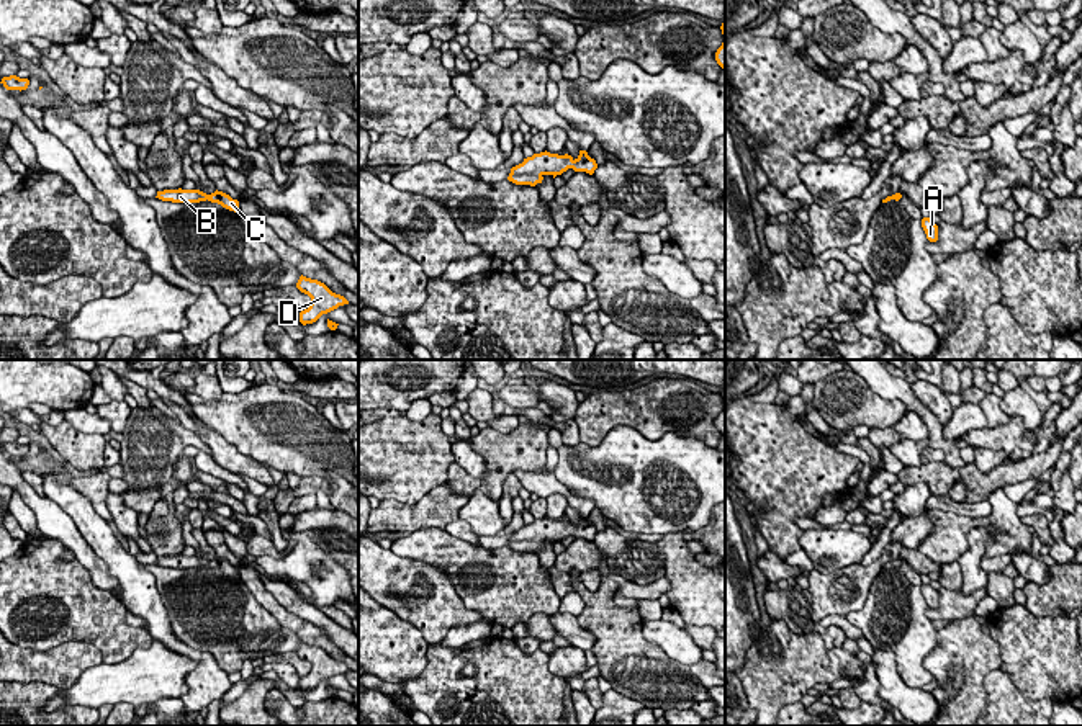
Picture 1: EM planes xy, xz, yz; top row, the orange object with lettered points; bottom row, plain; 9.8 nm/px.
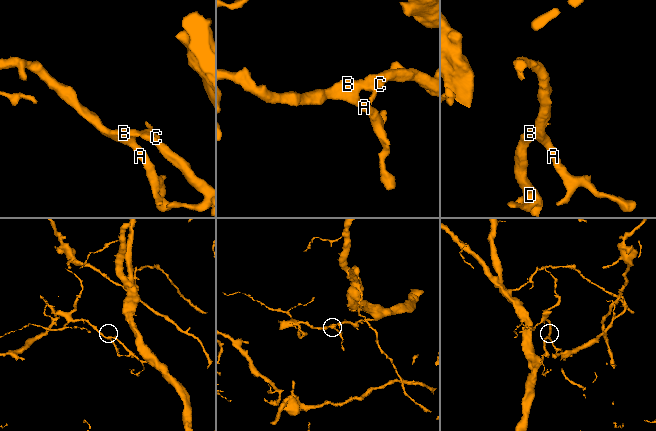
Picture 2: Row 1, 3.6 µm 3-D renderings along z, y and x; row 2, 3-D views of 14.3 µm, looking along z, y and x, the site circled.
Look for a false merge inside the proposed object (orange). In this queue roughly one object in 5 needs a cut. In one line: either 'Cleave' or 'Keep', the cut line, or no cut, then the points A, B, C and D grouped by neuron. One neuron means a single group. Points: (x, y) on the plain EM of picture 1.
Keep. No split. Groups: A B C D

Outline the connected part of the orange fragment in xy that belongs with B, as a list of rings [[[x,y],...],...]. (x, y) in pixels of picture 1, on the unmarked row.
[[[164,556],[164,558],[157,558],[157,562],[162,567],[172,567],[172,569],[200,569],[200,567],[211,567],[211,569],[218,569],[223,574],[239,579],[239,567],[232,566],[229,561],[223,559],[223,558],[214,558],[211,561],[206,561],[200,556]]]

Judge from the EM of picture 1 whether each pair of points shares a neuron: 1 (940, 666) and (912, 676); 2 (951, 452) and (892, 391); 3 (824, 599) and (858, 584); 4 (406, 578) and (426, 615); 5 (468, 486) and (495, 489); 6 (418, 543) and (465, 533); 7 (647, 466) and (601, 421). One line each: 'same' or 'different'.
1: different
2: same
3: same
4: same
5: same
6: different
7: different

